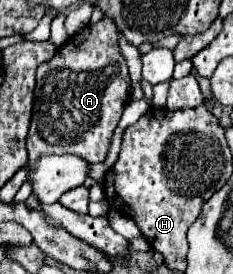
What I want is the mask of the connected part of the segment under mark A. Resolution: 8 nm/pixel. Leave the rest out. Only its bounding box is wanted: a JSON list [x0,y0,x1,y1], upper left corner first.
[28,18,128,162]

